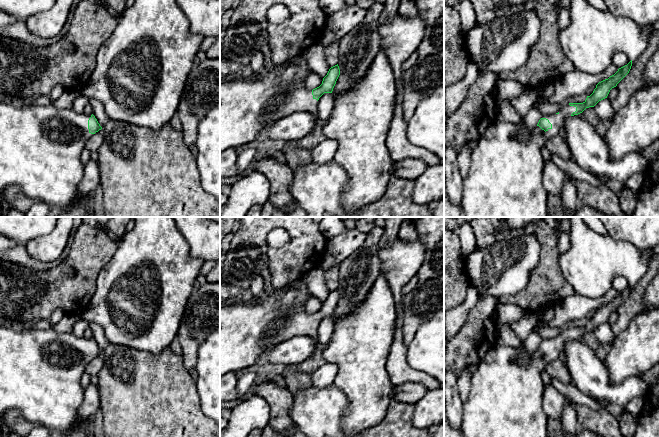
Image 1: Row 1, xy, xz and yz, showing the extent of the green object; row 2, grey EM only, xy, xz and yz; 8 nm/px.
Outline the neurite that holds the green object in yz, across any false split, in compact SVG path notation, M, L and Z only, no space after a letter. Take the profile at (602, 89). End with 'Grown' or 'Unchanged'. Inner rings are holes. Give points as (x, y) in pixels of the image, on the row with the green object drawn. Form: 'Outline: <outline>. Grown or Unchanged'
Outline: M632 60L618 71L599 82L593 93L587 96L583 103L567 103L563 105L556 114L543 115L534 130L529 131L524 120L519 124L510 122L496 121L489 125L482 136L479 138L476 148L471 155L471 166L469 173L463 179L463 194L460 208L464 217L547 217L547 196L542 177L545 160L541 154L545 148L546 141L558 136L560 128L563 126L568 116L574 116L582 113L586 108L594 107L599 101L607 98L610 90L629 73L632 66Z. Grown

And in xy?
Outline: M28 101L20 104L0 103L0 191L17 187L36 202L57 206L61 210L80 204L85 199L77 191L85 168L81 162L81 153L87 140L101 129L93 114L77 113L73 108L58 109L52 105L40 106Z. Grown

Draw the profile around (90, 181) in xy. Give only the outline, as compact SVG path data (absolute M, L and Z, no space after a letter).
M90 159L84 168L81 182L78 184L77 191L79 196L86 197L89 193L96 190L100 185L100 170L97 160Z

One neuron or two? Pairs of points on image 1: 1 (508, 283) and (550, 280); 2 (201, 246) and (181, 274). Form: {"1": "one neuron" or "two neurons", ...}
{"1": "two neurons", "2": "two neurons"}

